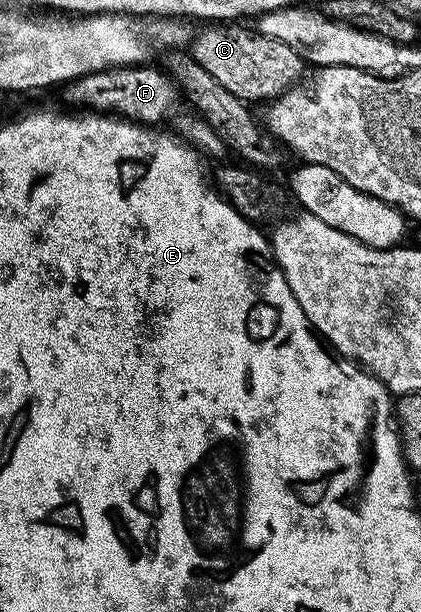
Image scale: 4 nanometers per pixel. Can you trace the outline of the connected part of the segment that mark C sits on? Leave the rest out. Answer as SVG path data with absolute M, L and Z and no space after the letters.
M209 23L201 29L191 41L191 52L199 63L219 81L232 95L241 101L268 102L286 87L294 84L302 76L303 62L301 56L287 43L279 43L279 39L264 37L262 33L250 29L240 29L237 23Z

